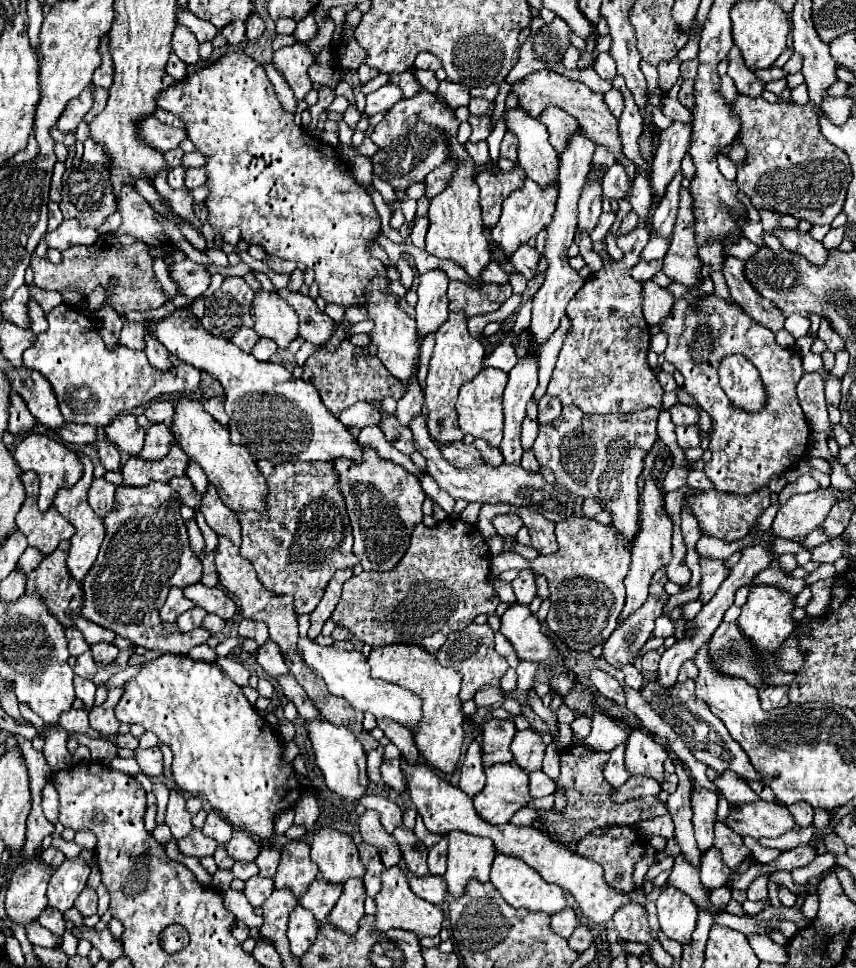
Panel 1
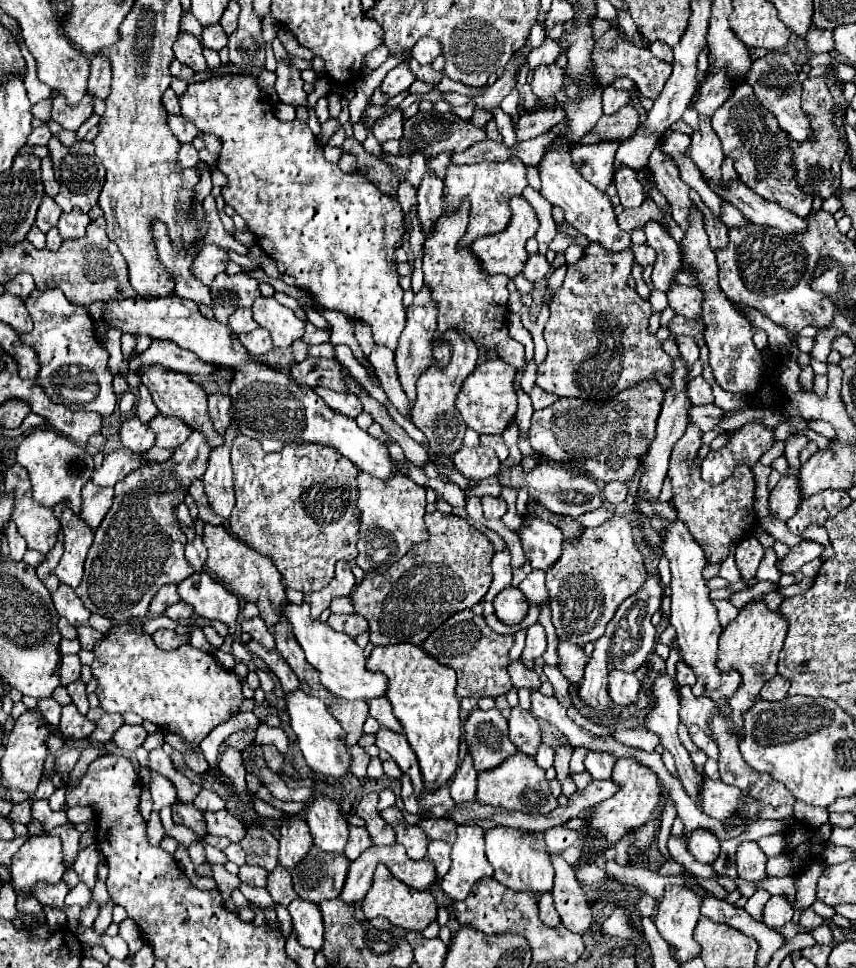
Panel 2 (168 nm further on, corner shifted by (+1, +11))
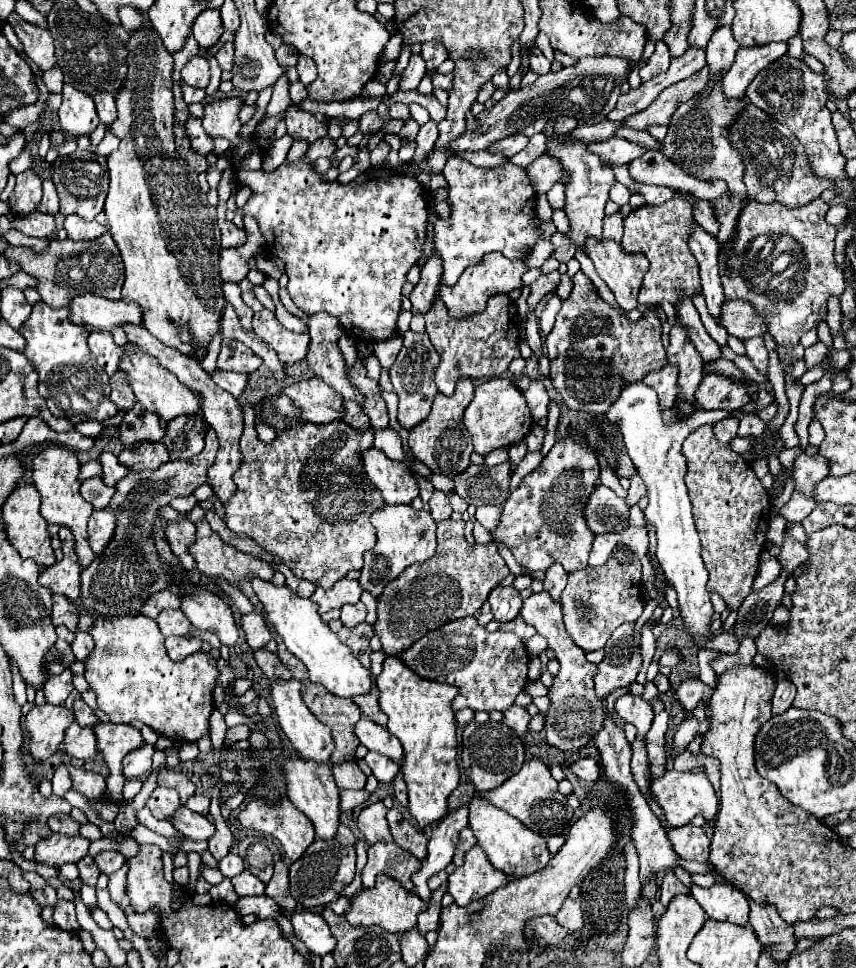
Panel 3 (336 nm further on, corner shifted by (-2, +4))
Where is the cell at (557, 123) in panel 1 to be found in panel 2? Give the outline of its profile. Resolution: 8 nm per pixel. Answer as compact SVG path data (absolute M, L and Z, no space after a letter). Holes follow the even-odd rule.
M541 63L541 65L535 67L535 71L533 71L531 87L533 87L533 93L535 93L541 101L545 101L545 109L555 107L553 93L559 91L559 87L561 87L561 73L563 73L563 69L559 69L555 63L551 63L551 65Z

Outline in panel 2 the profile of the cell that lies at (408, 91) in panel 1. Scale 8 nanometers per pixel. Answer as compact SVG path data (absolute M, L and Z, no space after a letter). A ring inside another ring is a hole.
M421 65L421 67L415 71L415 75L417 75L419 81L427 81L427 83L433 83L433 85L439 83L441 77L443 77L443 73L435 71L431 65Z

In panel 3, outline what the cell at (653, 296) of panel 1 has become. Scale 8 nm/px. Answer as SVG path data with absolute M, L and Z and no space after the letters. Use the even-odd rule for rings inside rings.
M742 300L724 302L718 324L726 328L730 336L736 336L740 340L748 340L766 332L762 318L756 314L752 304L742 302Z

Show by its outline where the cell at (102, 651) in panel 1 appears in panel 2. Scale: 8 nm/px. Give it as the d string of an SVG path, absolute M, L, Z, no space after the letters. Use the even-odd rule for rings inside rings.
M79 627L79 629L77 629L77 639L79 639L79 643L81 643L81 649L91 651L93 645L95 645L95 641L101 639L101 637L103 637L103 633L95 631L93 627Z

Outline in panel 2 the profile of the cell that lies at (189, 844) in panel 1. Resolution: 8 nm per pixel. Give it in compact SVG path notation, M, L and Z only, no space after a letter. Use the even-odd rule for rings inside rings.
M177 801L177 803L171 805L171 811L173 811L173 821L177 825L185 825L185 827L201 833L203 837L207 835L205 833L205 823L201 821L201 811L193 803L181 803L181 801Z

